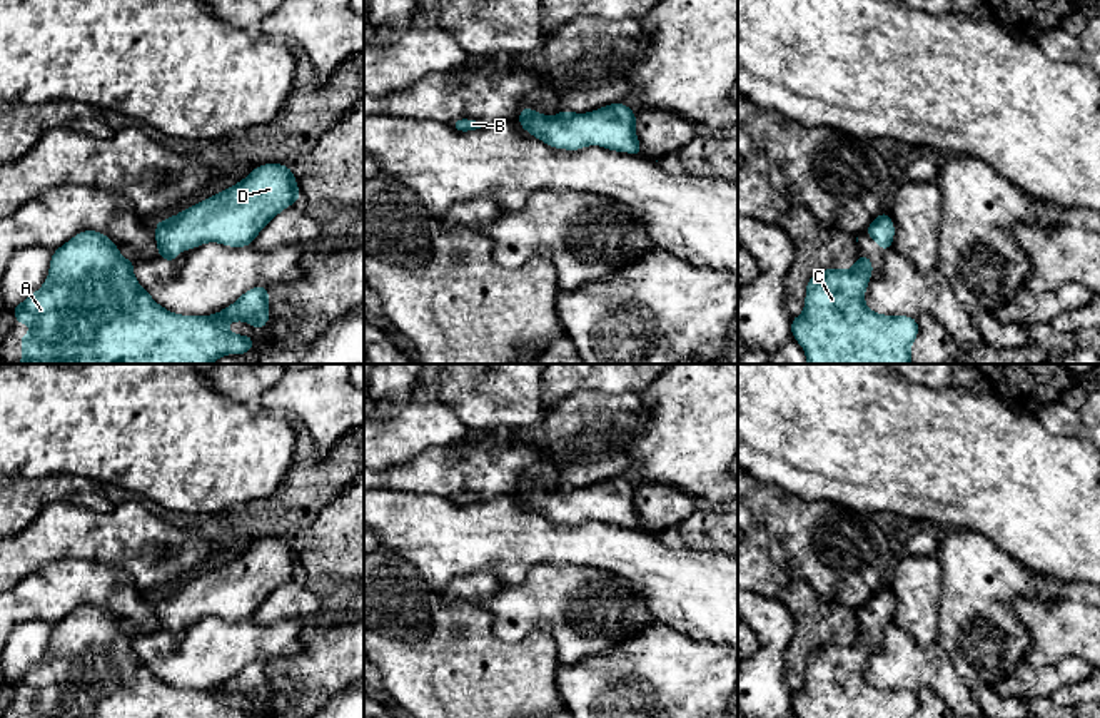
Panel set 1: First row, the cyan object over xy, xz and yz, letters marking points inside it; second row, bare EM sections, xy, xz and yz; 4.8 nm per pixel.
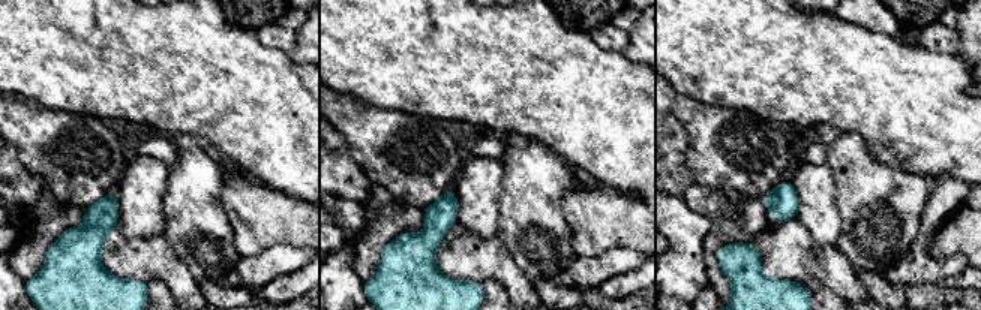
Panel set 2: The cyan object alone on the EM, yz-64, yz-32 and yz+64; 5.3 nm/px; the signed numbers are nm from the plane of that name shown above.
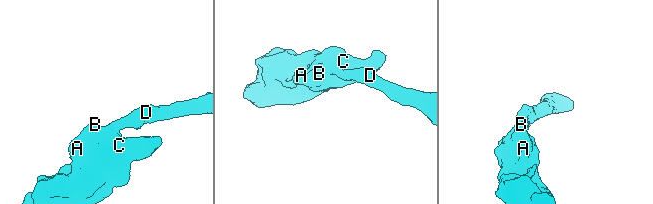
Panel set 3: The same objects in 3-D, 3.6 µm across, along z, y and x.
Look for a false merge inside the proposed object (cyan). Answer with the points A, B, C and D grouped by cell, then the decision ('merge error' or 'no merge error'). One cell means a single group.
A B C D; no merge error

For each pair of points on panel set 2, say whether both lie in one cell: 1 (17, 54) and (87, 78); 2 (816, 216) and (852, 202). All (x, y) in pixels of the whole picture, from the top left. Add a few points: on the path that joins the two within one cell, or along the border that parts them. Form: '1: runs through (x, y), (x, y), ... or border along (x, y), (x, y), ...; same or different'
1: runs through (35, 54), (63, 54), (69, 60); same
2: border along (831, 174), (840, 216), (837, 244); different

